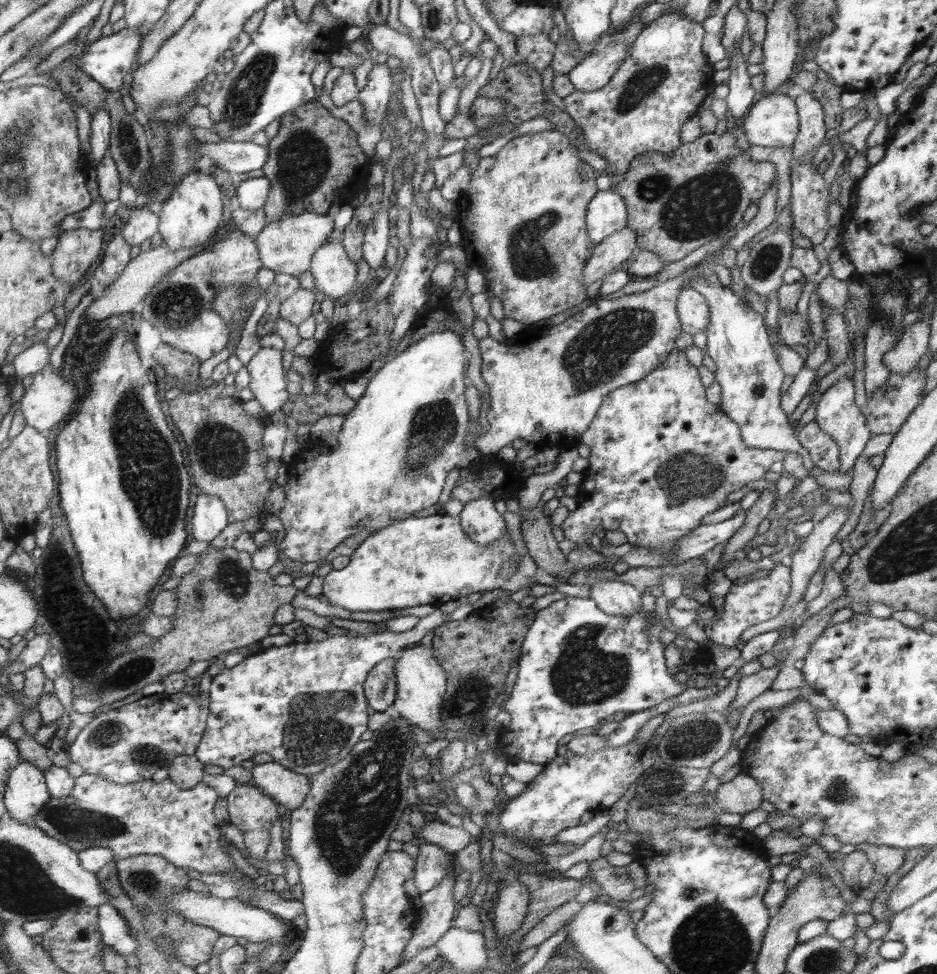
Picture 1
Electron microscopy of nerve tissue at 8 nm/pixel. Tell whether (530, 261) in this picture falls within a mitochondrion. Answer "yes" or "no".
yes

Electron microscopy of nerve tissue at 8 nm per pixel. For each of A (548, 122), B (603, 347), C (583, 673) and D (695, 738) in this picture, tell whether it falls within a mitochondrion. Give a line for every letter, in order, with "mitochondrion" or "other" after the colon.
A: other
B: mitochondrion
C: mitochondrion
D: mitochondrion

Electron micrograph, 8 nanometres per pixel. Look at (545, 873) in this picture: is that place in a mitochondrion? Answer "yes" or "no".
no

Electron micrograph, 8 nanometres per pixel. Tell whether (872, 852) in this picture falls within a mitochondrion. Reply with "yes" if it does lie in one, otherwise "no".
no

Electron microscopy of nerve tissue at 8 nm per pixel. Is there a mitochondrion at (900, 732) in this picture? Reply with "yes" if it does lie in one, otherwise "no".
no

